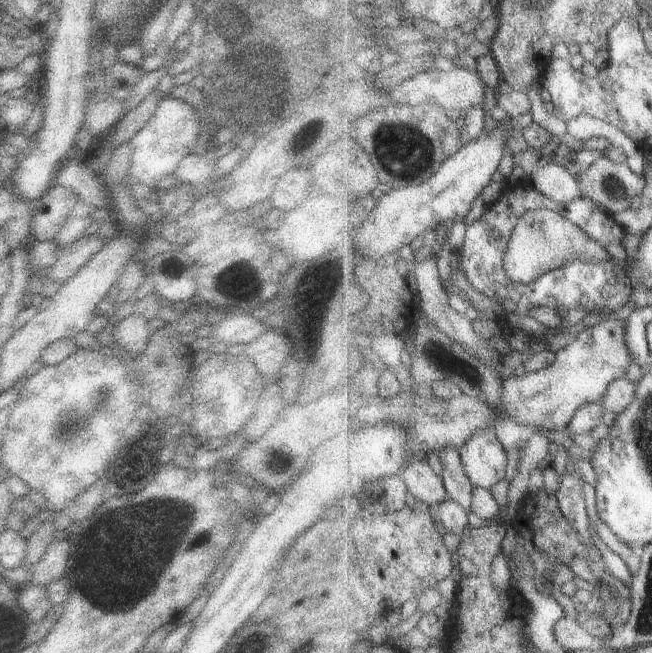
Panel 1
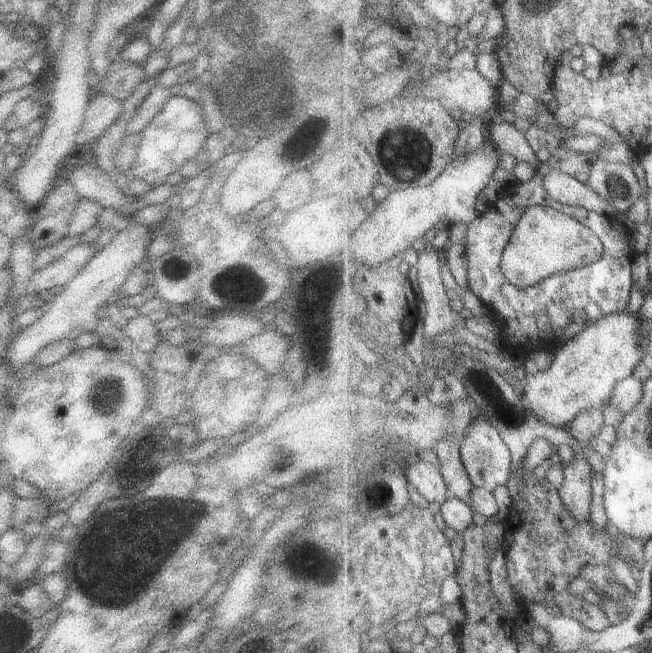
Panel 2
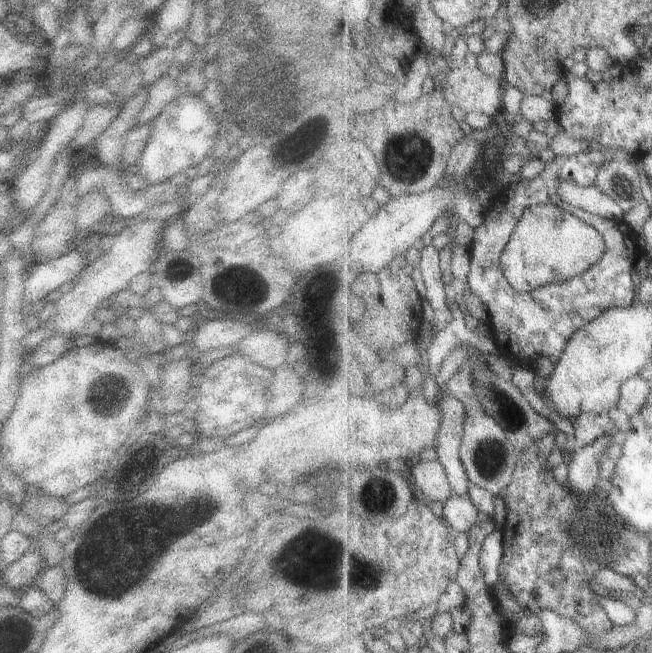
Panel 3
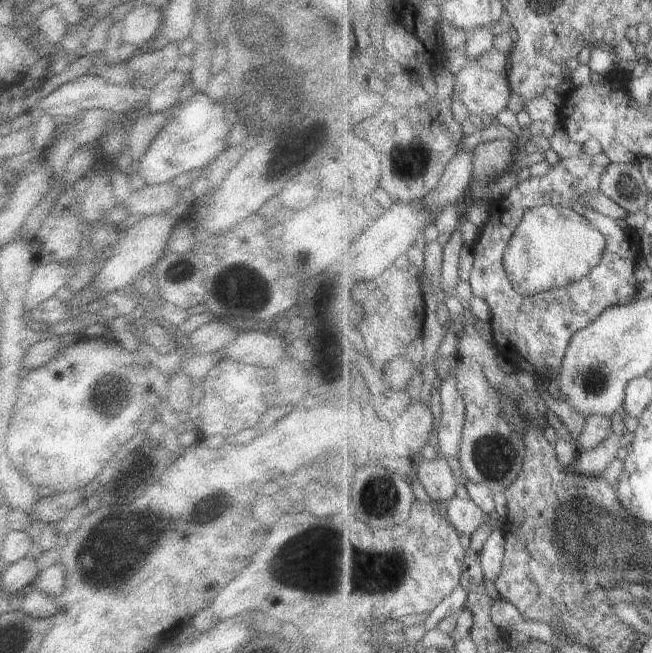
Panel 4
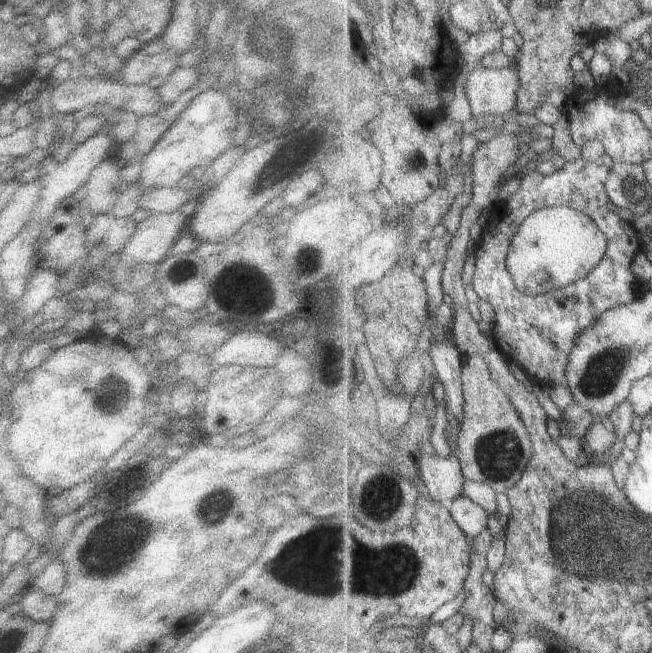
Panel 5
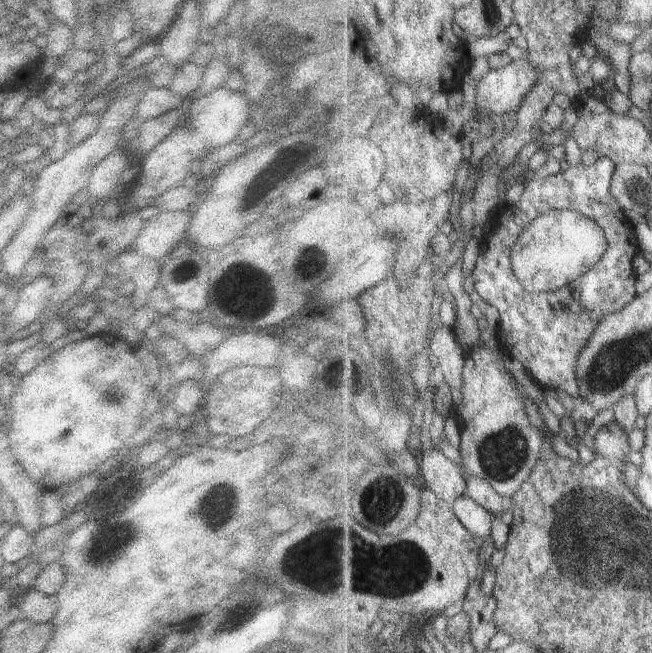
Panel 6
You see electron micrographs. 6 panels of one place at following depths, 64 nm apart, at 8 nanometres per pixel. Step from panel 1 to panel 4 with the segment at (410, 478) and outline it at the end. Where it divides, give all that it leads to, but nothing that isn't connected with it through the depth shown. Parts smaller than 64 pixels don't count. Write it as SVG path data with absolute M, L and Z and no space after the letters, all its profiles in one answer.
M439 457L435 460L423 459L417 468L417 479L433 501L447 504L460 494L451 468Z

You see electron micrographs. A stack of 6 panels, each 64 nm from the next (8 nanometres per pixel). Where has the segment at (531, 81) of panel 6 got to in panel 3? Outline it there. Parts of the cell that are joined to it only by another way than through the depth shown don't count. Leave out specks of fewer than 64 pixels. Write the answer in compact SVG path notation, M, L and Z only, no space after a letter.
M478 66L450 68L443 78L435 79L434 90L442 86L444 100L465 113L477 112L487 117L503 110L504 81L485 75Z

